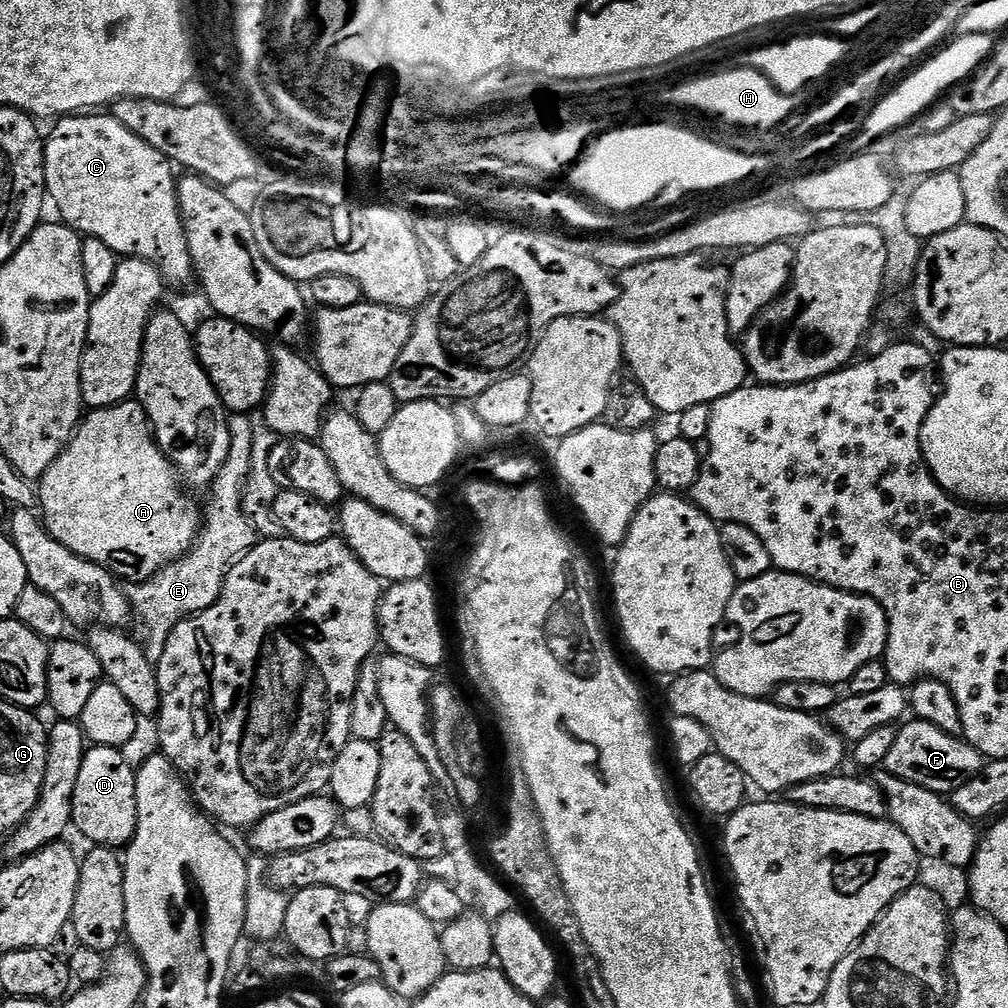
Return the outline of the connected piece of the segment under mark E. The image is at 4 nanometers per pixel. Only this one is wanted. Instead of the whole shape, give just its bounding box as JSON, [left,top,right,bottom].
[130,415,258,664]

